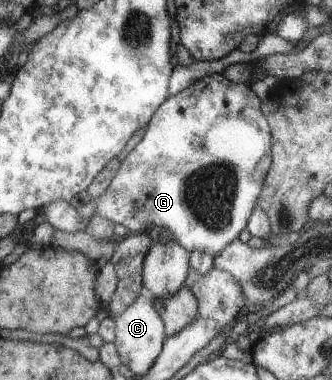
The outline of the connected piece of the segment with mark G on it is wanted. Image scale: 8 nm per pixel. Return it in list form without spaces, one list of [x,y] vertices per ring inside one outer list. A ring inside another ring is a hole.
[[[223,74],[209,75],[209,77],[201,79],[201,81],[191,83],[189,87],[166,99],[159,106],[139,144],[135,145],[135,148],[120,163],[117,175],[110,181],[107,189],[99,197],[95,198],[95,207],[97,207],[95,213],[99,213],[101,217],[105,217],[111,223],[125,225],[129,234],[143,234],[150,229],[150,226],[157,225],[163,227],[163,229],[169,229],[175,236],[174,239],[188,252],[205,251],[205,253],[211,253],[213,256],[222,255],[223,249],[239,237],[239,233],[245,229],[245,225],[249,222],[250,215],[258,203],[257,199],[259,199],[263,182],[271,165],[273,165],[273,132],[270,130],[269,120],[266,115],[261,113],[259,97],[251,91],[251,87],[235,85],[231,80],[225,79]]]

